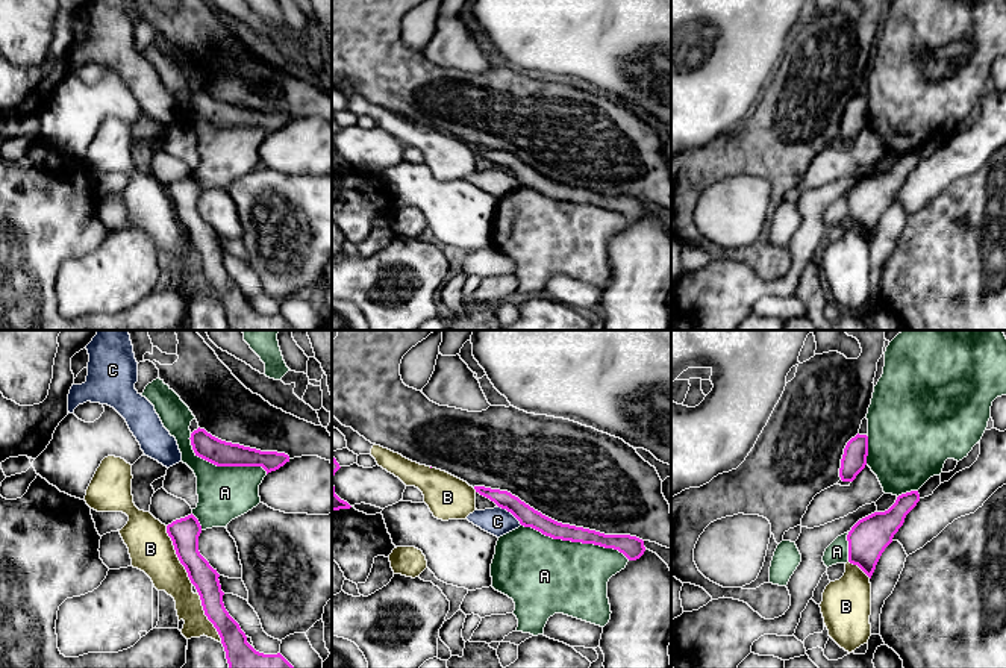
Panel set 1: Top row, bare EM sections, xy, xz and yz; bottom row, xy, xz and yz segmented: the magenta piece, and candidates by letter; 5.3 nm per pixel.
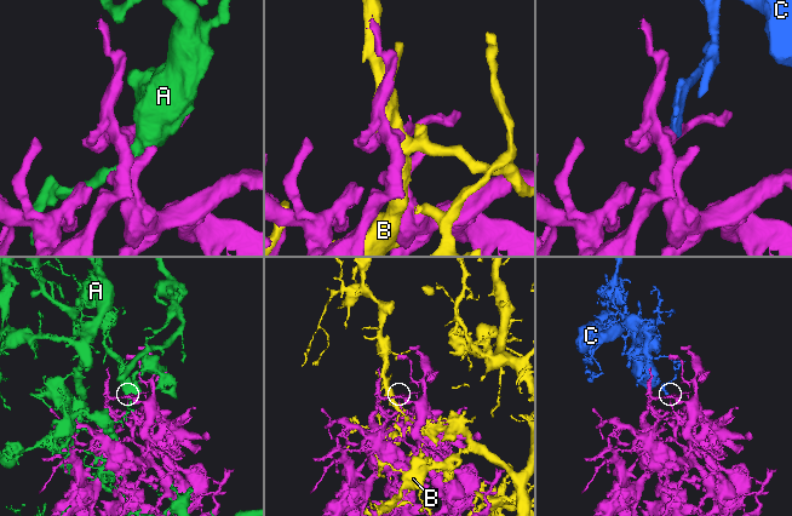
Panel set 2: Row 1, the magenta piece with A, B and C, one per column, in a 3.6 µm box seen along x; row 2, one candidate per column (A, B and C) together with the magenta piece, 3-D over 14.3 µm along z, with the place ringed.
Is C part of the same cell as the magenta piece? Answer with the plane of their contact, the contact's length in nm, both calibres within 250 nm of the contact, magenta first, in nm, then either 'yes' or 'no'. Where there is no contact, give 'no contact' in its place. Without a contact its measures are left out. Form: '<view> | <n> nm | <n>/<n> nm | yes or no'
xz | 160 nm | 110/150 nm | yes

